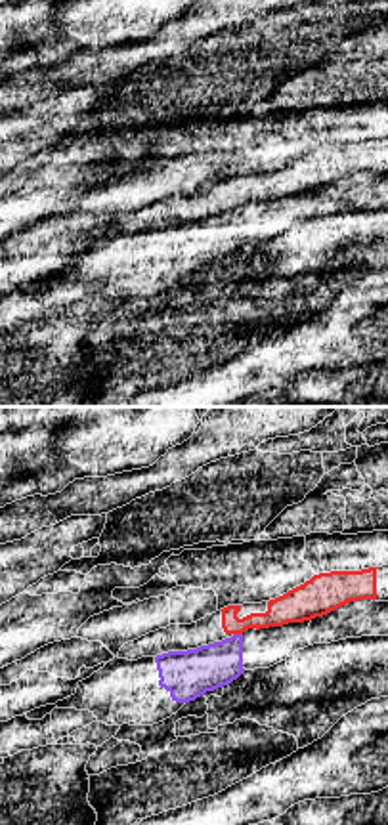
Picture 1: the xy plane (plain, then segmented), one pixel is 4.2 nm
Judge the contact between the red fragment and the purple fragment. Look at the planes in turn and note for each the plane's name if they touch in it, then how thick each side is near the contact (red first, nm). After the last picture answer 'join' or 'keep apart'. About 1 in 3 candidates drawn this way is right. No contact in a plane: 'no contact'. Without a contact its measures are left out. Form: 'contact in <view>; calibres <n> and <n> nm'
contact in xy; calibres 130 and 200 nm

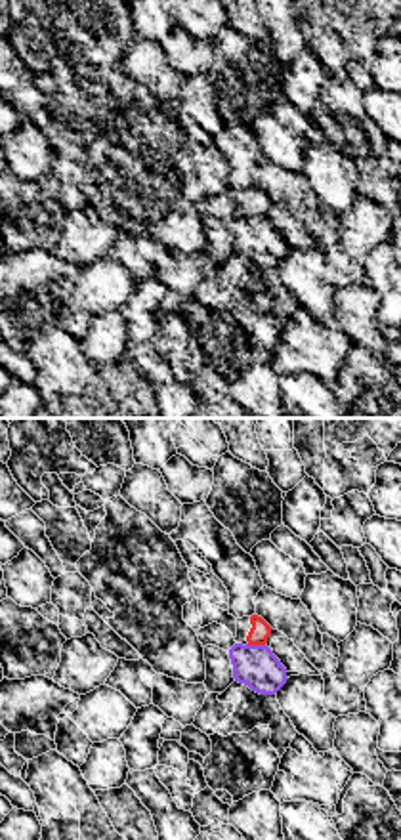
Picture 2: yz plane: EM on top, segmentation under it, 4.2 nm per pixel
contact in yz; calibres 90 and 180 nm

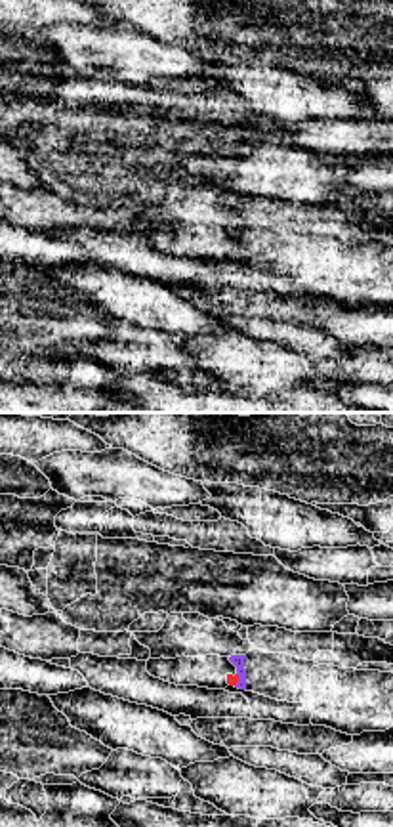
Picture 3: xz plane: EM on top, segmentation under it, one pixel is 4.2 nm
contact in xz; calibres 50 and 50 nm

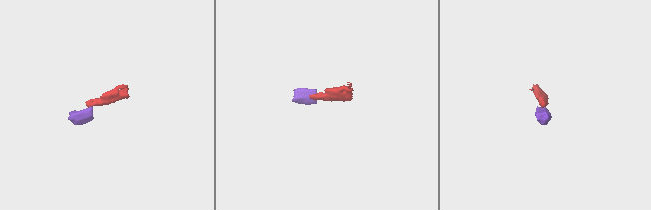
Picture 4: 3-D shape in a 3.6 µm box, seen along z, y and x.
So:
keep apart

